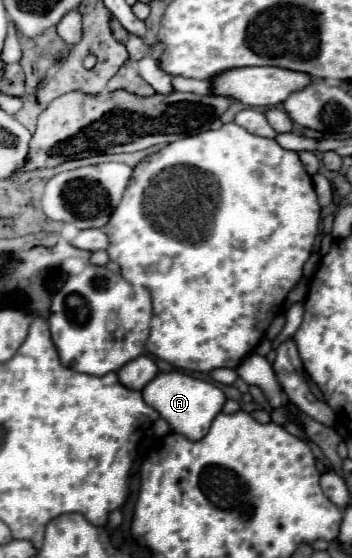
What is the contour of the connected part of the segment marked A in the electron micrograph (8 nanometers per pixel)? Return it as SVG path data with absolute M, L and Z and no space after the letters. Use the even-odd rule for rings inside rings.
M169 371L169 373L157 373L155 379L151 379L143 387L143 399L149 403L169 425L171 431L185 435L191 441L199 441L205 437L205 433L211 427L213 417L221 411L225 403L225 393L215 387L213 383L207 383L203 379L195 379L191 375L183 375L179 371Z

